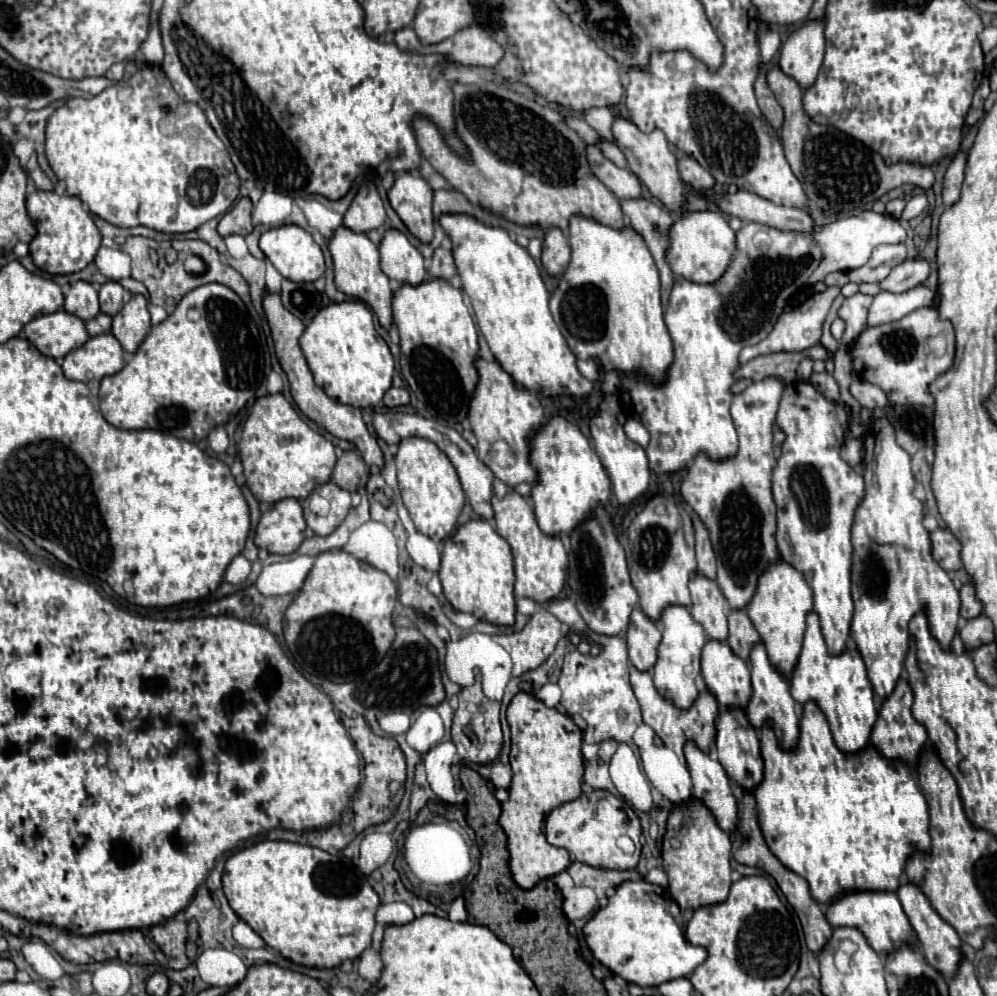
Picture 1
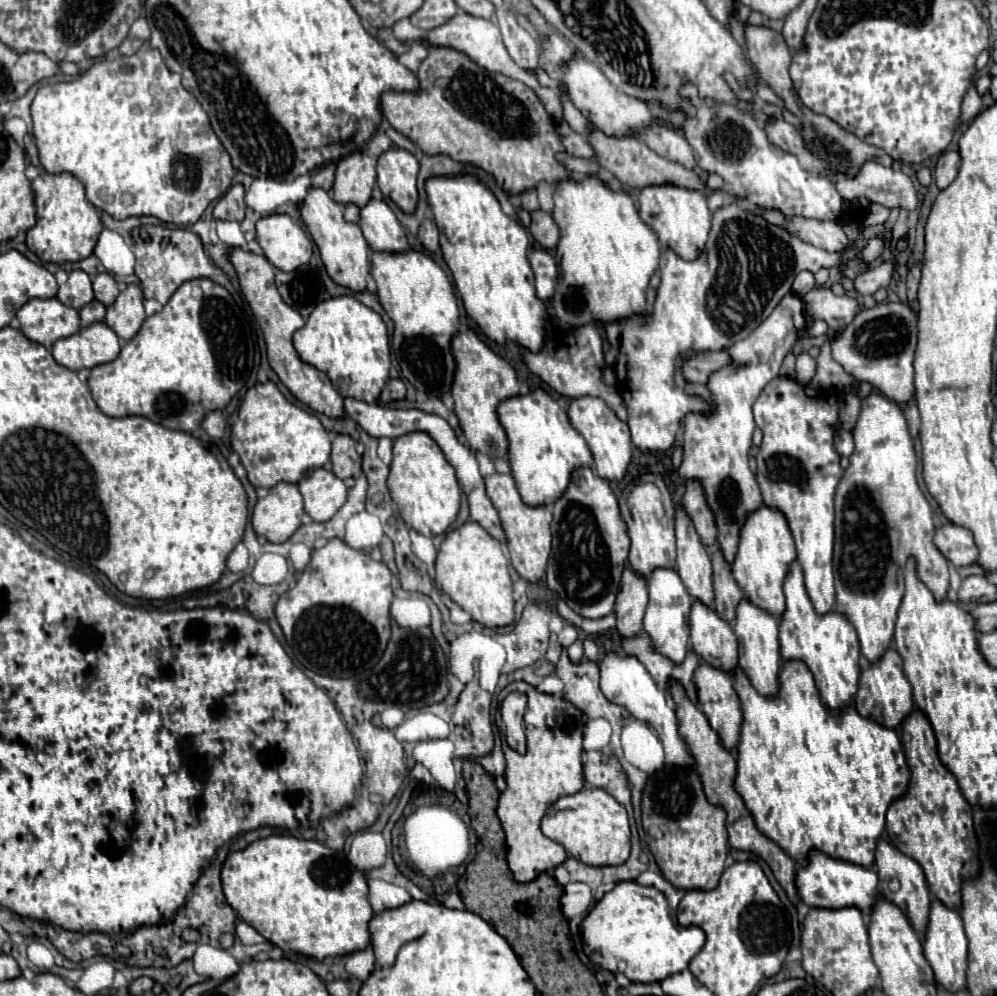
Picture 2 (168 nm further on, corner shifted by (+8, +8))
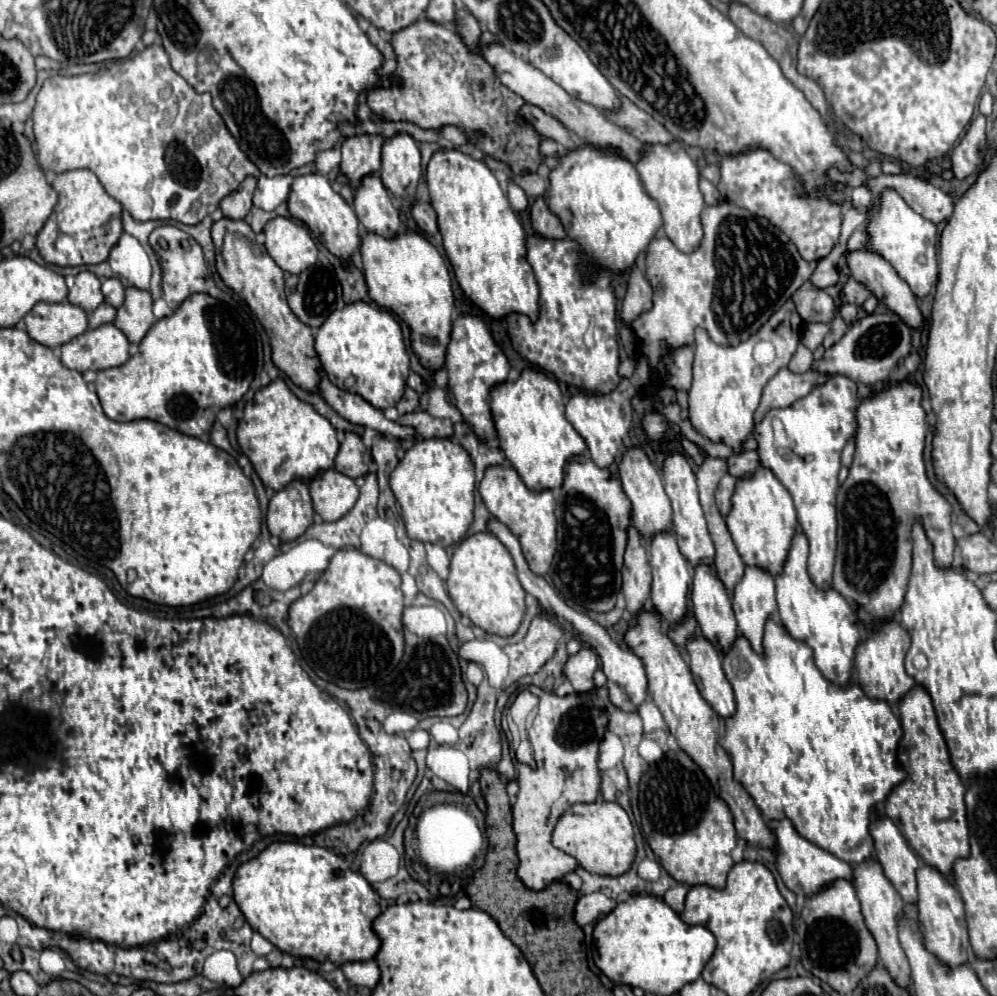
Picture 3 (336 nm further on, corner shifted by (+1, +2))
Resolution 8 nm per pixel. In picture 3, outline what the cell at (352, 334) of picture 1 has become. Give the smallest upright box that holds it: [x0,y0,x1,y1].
[314,301,410,411]

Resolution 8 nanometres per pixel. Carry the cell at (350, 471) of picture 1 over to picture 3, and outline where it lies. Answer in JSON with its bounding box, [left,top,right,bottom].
[336,433,370,479]

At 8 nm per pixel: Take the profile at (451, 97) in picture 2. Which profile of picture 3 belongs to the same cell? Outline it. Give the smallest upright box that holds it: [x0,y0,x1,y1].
[368,19,542,175]

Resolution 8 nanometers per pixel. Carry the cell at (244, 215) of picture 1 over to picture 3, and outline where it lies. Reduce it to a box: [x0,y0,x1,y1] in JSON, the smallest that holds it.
[220,177,256,221]

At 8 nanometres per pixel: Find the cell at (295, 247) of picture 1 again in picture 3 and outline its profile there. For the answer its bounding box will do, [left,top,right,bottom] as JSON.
[266,217,318,273]

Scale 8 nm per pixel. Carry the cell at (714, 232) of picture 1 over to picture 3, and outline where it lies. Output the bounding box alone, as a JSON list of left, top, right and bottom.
[636,141,706,253]

